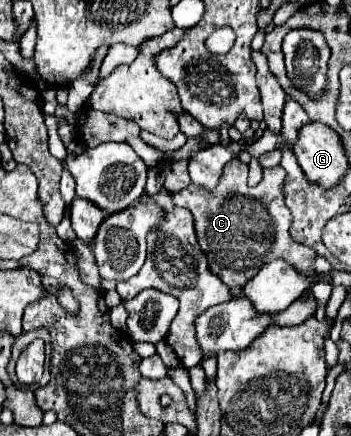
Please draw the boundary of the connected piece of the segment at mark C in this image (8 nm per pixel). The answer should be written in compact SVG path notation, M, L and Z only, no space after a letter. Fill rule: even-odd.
M237 157L231 159L217 183L215 189L203 189L195 183L185 187L179 193L173 193L173 203L177 207L183 207L193 211L195 219L195 231L199 247L203 249L209 269L227 285L227 287L243 287L257 271L273 261L273 259L285 259L291 265L295 265L303 273L313 273L313 257L315 251L311 251L305 245L299 245L291 239L289 233L292 216L285 203L283 203L283 169L277 165L273 169L265 169L265 189L261 185L249 187L247 185L247 173L249 167L241 163ZM263 191L265 191L265 203L263 203ZM215 197L247 197L245 203L213 203Z

